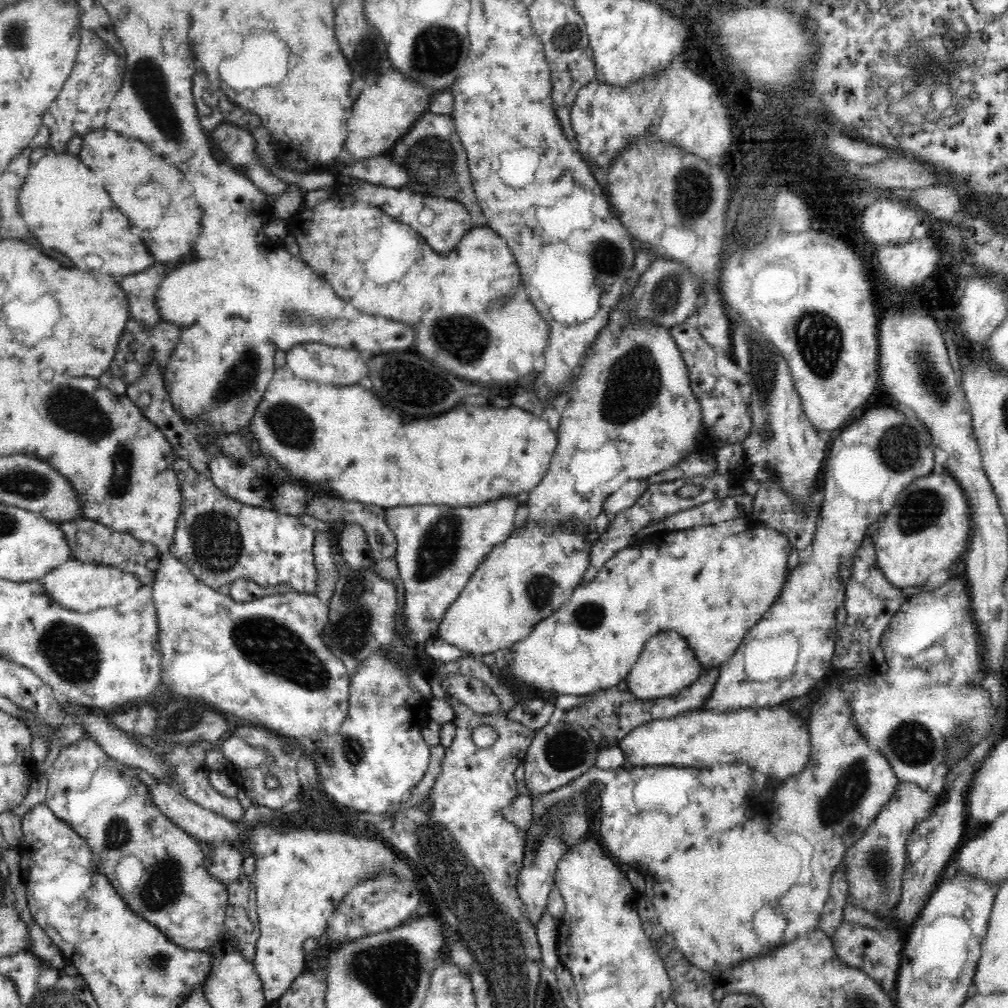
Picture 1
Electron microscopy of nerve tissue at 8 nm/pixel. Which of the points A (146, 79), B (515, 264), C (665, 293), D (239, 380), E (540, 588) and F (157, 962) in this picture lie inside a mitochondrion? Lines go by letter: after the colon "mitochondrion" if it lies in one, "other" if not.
A: mitochondrion
B: other
C: mitochondrion
D: mitochondrion
E: mitochondrion
F: mitochondrion

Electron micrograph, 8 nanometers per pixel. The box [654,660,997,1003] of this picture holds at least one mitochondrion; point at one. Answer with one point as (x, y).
(842, 799)

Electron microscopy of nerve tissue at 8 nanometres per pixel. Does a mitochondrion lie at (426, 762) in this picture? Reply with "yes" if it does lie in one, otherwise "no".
no

